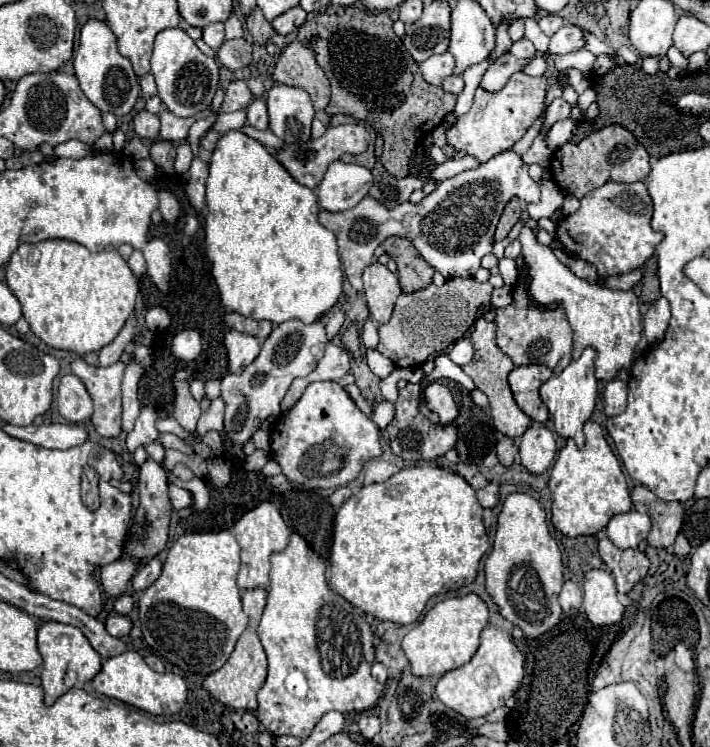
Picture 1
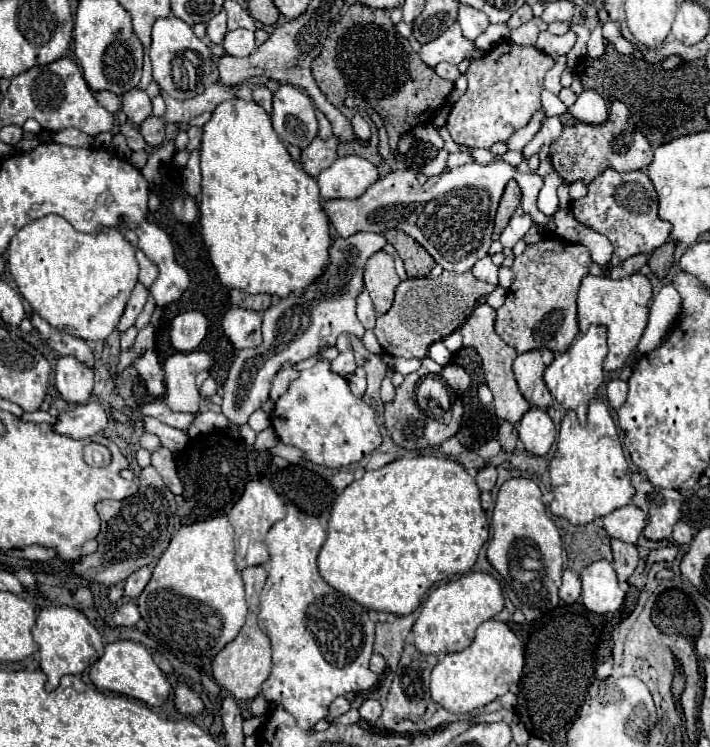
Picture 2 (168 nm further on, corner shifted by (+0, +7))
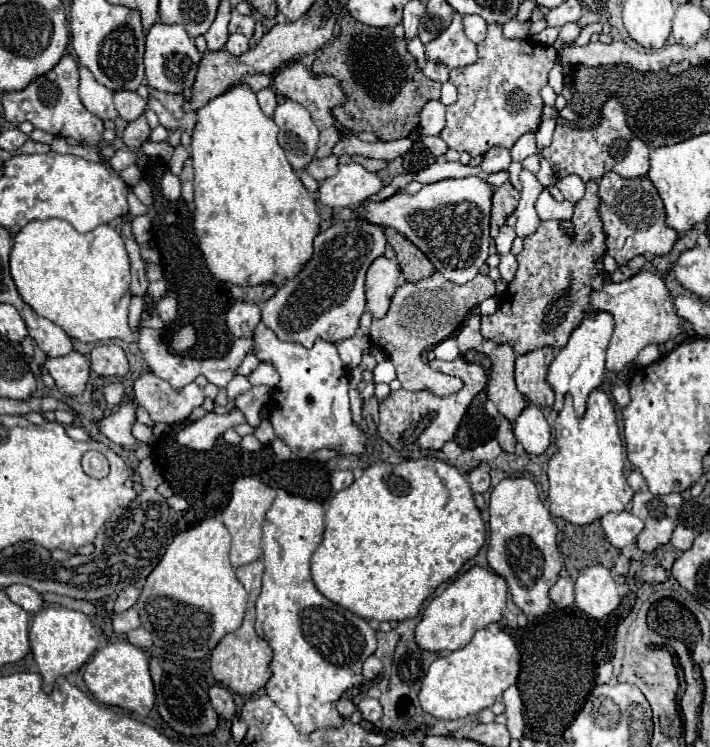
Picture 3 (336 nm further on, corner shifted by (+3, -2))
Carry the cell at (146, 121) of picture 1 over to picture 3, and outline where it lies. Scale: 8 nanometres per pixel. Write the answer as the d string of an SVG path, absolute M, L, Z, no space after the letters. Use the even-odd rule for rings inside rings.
M130 90L114 92L114 106L116 106L120 118L124 118L126 122L136 120L146 110L146 102L136 92L130 92Z

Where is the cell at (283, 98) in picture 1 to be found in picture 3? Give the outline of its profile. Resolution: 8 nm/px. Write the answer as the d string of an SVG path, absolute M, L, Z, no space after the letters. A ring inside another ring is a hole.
M284 100L278 104L272 118L280 128L278 144L284 148L292 168L306 168L314 160L318 148L318 128L312 122L310 112L294 100Z

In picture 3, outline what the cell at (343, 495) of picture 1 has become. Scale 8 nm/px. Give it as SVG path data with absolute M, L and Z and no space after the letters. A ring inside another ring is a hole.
M338 470L331 474L331 490L334 492L340 492L344 488L348 488L352 484L354 476L352 476L352 470Z

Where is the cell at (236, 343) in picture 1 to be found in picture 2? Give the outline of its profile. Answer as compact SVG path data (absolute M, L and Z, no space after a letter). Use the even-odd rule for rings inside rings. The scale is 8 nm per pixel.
M231 307L223 317L223 331L237 351L257 347L261 343L261 313Z

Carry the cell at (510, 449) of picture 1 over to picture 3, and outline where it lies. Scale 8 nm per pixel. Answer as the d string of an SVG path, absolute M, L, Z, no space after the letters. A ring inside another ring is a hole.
M504 420L504 422L498 426L496 438L498 438L498 442L500 442L500 446L502 446L504 452L514 452L516 438L514 438L514 432L512 432L512 422Z

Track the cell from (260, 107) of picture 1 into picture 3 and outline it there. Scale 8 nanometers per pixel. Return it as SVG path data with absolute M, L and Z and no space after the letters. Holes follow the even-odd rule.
M272 88L260 90L260 92L258 92L258 104L260 104L260 108L262 108L262 112L264 112L266 116L272 116L272 112L274 112L274 108L276 108L276 104L278 104L276 92L274 92Z

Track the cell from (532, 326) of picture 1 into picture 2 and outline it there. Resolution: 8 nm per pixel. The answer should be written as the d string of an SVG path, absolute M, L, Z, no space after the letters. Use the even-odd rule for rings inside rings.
M545 235L539 243L527 245L525 251L515 257L515 263L511 267L515 281L507 291L505 303L497 309L497 321L495 331L497 335L511 347L517 349L517 353L527 353L533 349L549 349L553 353L563 353L571 343L575 341L579 327L577 327L577 289L581 279L589 273L591 265L591 253L583 245L563 245L557 235Z

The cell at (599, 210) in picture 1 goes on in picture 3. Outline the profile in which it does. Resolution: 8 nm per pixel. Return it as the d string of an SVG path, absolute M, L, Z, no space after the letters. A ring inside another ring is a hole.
M608 172L598 180L598 186L598 196L602 200L600 218L604 222L604 232L608 236L606 246L620 266L640 254L662 256L672 250L678 232L666 224L664 204L658 196L658 190L646 176L626 180L616 172Z

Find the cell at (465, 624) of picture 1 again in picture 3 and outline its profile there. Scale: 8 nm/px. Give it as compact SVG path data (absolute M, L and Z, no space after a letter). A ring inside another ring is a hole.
M472 566L468 572L464 572L462 576L458 576L440 596L436 596L430 606L426 608L420 624L416 626L416 642L420 644L420 648L430 650L430 652L454 652L456 648L464 648L464 644L468 644L468 640L472 640L474 632L480 628L486 628L492 622L498 622L504 616L506 610L506 594L508 594L508 582L498 576L496 572L492 572L490 568L484 566Z

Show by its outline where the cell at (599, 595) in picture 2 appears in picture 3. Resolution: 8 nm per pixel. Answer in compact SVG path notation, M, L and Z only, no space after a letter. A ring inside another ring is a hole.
M602 564L582 568L576 578L576 606L590 618L606 618L620 604L620 594L610 570Z

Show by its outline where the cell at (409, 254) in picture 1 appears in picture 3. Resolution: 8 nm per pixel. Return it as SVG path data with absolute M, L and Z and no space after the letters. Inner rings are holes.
M386 228L386 238L388 238L388 244L394 248L398 264L400 264L400 270L402 270L402 274L404 274L404 278L408 282L418 282L418 280L428 278L428 276L432 276L436 272L436 268L424 256L424 252L420 252L400 232L396 232L394 228Z

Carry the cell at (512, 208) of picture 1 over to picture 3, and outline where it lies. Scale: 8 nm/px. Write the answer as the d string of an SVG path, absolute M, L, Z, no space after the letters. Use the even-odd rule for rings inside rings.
M504 182L502 186L494 188L494 194L492 194L492 222L490 222L492 238L498 236L500 226L504 226L506 218L518 206L518 198L520 198L520 192L510 182Z

